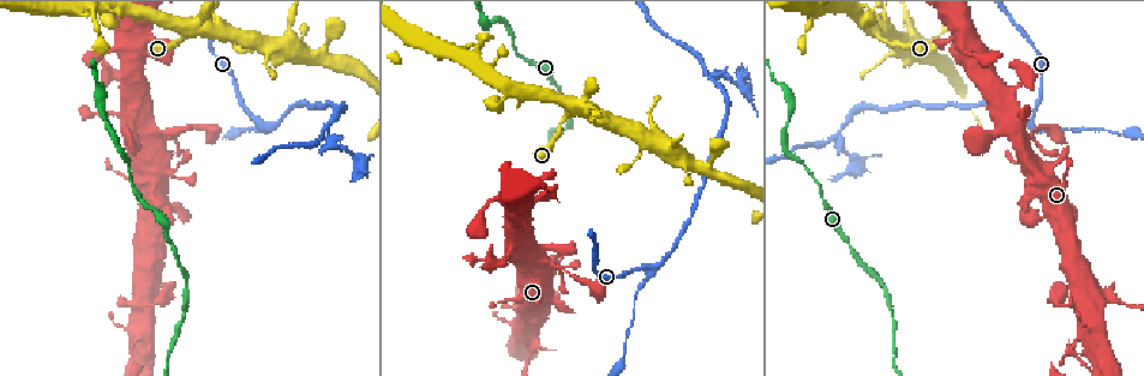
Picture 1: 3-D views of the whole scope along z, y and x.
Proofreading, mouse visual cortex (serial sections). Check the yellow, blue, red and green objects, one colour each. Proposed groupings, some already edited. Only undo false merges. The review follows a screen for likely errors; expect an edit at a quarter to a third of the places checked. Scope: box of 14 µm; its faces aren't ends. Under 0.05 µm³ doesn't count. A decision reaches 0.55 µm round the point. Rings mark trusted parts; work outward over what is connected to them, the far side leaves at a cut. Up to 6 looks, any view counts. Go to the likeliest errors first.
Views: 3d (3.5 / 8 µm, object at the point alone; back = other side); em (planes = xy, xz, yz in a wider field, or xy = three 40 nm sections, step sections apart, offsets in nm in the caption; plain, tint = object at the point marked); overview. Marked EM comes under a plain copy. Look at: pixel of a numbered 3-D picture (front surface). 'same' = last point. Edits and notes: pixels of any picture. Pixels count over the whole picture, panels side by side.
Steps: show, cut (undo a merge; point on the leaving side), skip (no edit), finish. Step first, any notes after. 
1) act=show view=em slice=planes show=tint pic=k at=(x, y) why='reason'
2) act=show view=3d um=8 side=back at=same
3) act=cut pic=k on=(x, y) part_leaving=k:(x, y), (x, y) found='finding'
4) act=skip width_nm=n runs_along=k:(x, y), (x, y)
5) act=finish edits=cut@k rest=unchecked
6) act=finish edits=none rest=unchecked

act=show view=3d um=3.5 pic=1 at=(646, 271) why='arms part here'

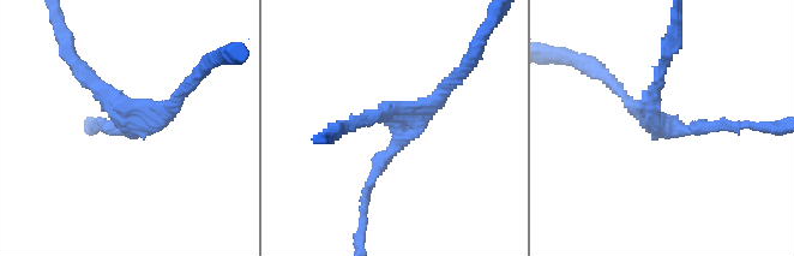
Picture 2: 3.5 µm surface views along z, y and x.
act=show view=em slice=planes show=tint pic=2 at=(655, 120) why='now the EM'

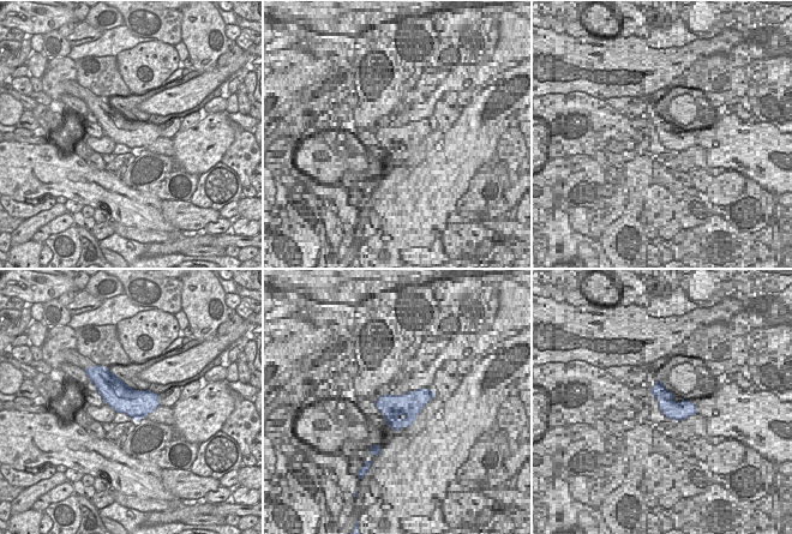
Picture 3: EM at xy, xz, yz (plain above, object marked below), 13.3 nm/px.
act=skip runs_along=2:(344, 126), (415, 118), (451, 81) found='all the same cell'

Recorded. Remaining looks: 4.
act=show view=3d um=3.5 pic=1 at=(705, 70) why='side arm on a straight run'

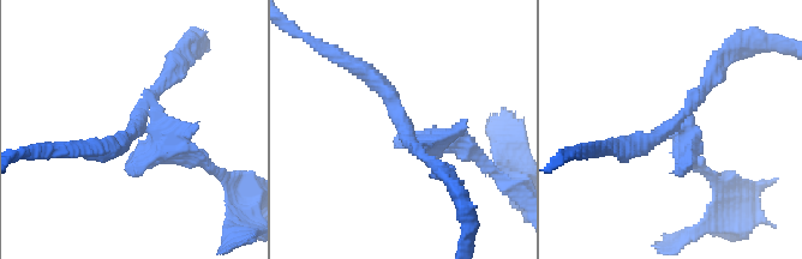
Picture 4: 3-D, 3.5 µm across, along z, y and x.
act=show view=em slice=xy step=5 show=tint pic=4 at=(675, 118) why='now the EM'

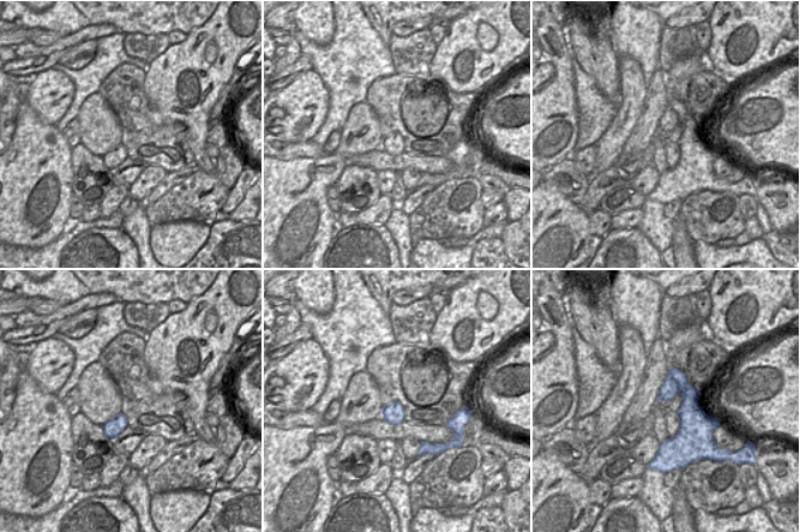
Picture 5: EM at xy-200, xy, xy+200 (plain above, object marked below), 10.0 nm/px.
act=cut pic=4 on=(132, 169) part_leaving=4:(149, 127), (174, 154), (237, 179) found='two cells meet here'

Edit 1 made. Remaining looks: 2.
act=show view=3d um=3.5 pic=1 at=(569, 273) why='narrows sharply'

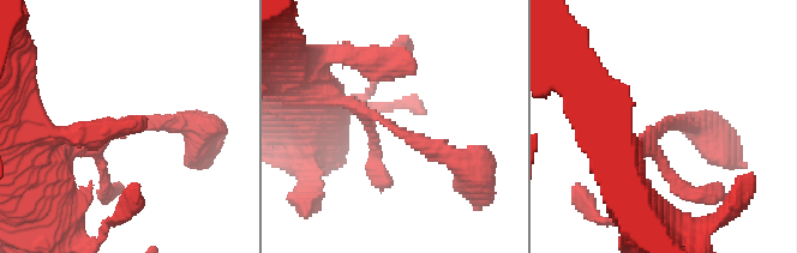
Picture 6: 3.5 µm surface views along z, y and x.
act=show view=em slice=planes show=tint pic=6 at=(663, 126) why='now the EM'

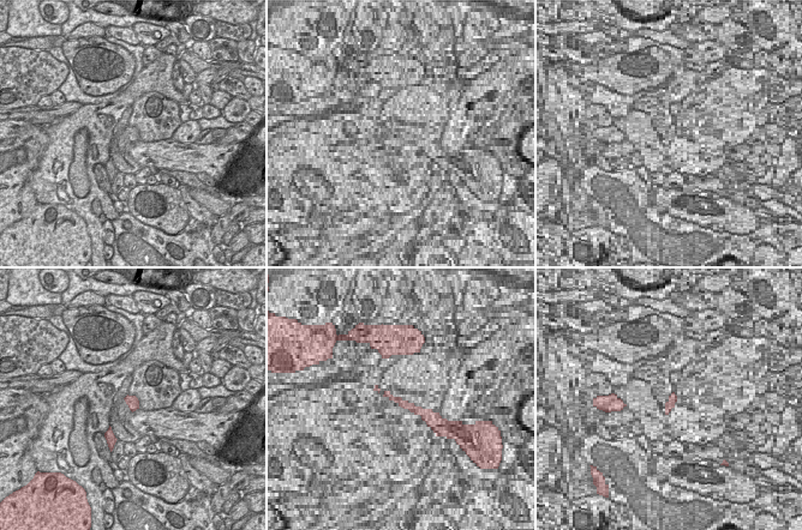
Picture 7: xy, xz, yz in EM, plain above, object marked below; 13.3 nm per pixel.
act=skip runs_along=6:(324, 91), (461, 162) found='all the same cell'

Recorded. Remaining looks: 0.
act=finish edits=cut@4 rest=unchecked

